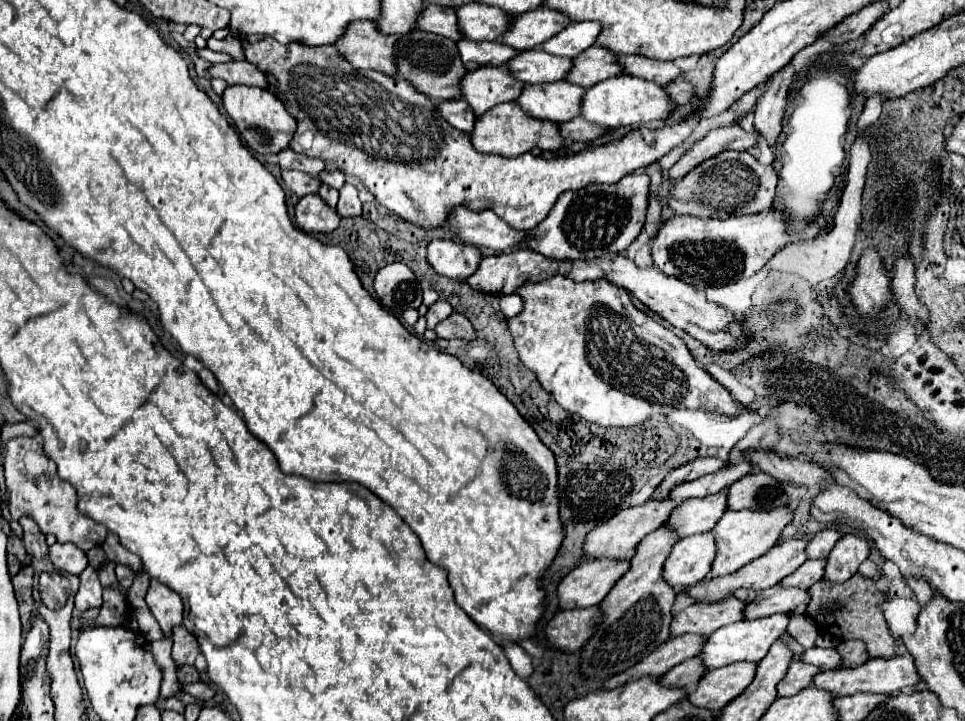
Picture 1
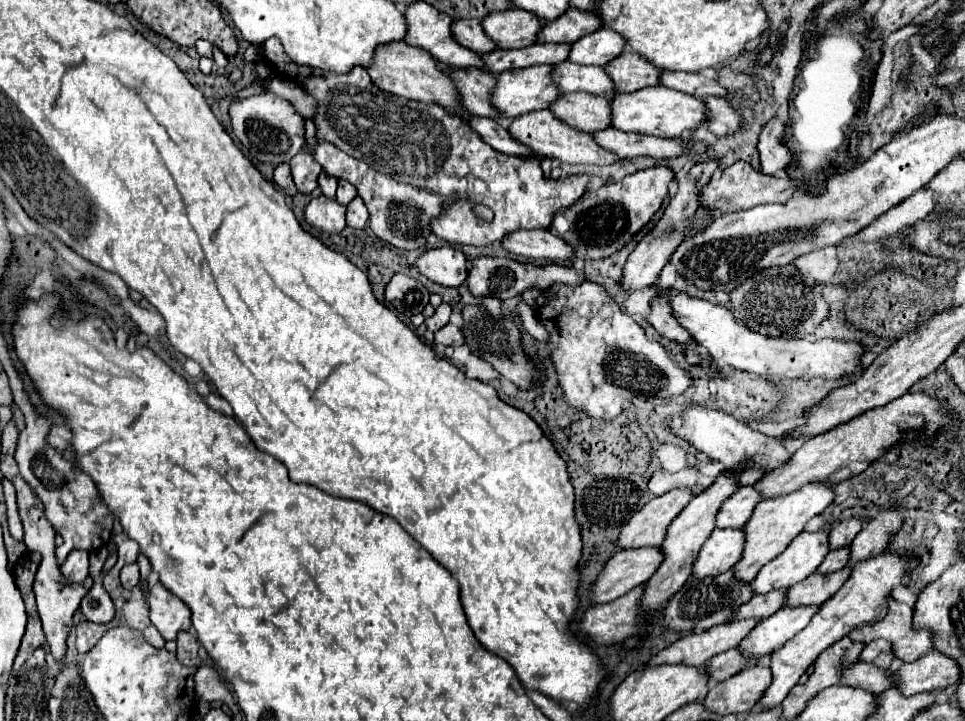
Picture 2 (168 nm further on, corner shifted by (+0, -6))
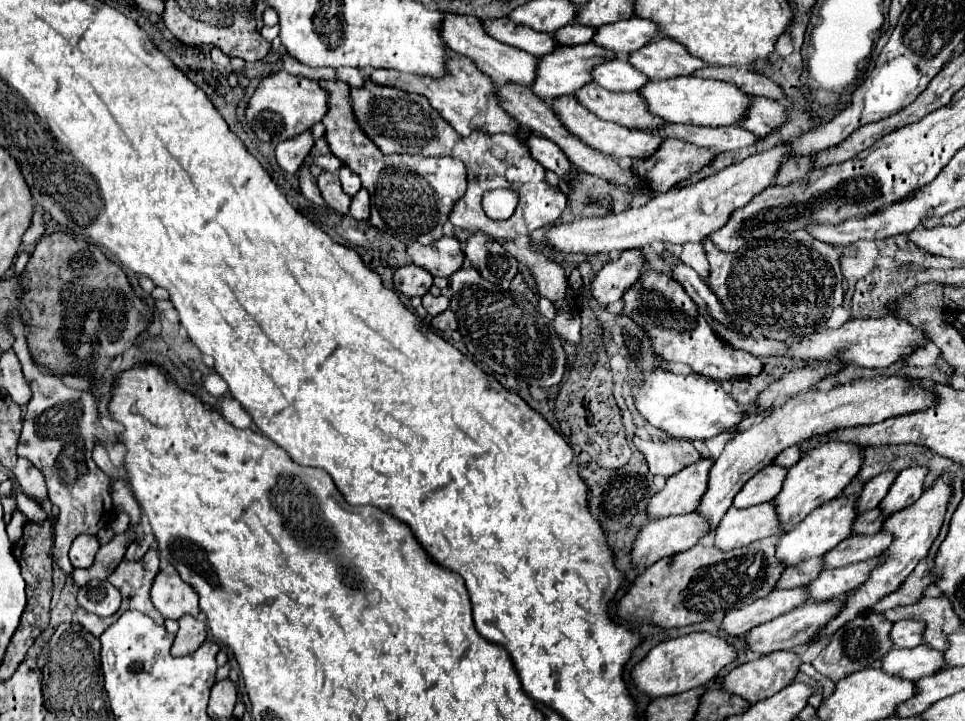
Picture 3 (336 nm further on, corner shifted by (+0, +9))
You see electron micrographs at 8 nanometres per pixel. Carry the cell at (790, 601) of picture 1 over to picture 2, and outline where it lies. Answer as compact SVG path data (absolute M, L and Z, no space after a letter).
M850 568L832 574L812 574L786 590L784 606L820 606L846 582L848 576Z

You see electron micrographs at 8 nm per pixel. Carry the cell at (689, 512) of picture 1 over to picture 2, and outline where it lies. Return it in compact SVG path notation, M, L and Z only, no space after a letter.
M740 486L738 492L734 492L730 500L724 500L722 508L718 508L716 528L742 528L760 500L760 494L752 486Z

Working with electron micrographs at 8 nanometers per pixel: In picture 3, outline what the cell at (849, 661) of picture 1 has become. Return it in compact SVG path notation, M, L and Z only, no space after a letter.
M898 621L892 627L892 641L896 647L918 647L922 645L922 629L924 625L920 621Z

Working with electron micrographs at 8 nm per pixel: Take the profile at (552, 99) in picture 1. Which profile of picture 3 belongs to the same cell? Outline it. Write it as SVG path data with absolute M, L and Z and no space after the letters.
M588 83L574 93L574 97L600 119L614 121L624 127L634 129L658 129L658 125L666 125L662 117L654 117L646 109L646 101L638 93L612 93L598 83Z

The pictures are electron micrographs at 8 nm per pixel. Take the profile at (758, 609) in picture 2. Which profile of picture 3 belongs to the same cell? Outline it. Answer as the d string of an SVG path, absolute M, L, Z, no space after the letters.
M812 557L810 561L802 561L798 565L792 565L788 567L780 581L778 581L778 589L794 589L794 587L802 587L802 585L808 585L810 581L814 581L820 571L824 569L824 559L822 557Z

